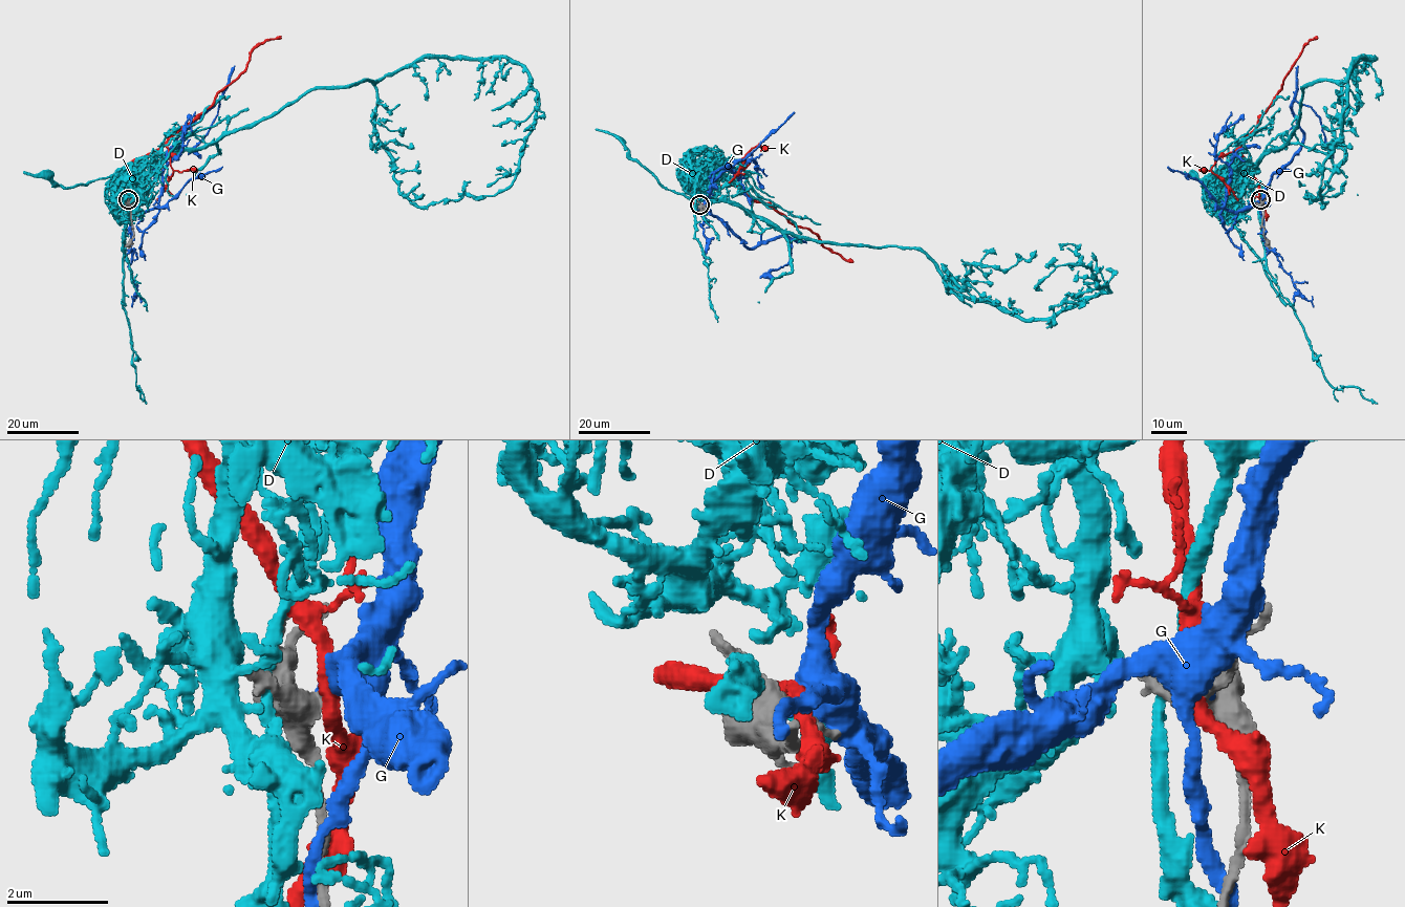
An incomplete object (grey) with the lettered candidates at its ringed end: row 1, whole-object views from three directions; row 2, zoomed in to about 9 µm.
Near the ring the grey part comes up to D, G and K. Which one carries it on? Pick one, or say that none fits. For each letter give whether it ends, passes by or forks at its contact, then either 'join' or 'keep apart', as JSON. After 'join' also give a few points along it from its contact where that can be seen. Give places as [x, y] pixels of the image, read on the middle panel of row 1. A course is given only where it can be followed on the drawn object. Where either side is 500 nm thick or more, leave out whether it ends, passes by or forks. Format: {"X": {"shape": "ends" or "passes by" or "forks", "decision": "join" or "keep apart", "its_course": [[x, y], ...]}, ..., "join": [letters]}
{"D": {"shape": "passes by", "decision": "keep apart"}, "G": {"shape": "ends", "decision": "keep apart"}, "K": {"shape": "forks", "decision": "keep apart"}, "join": []}

